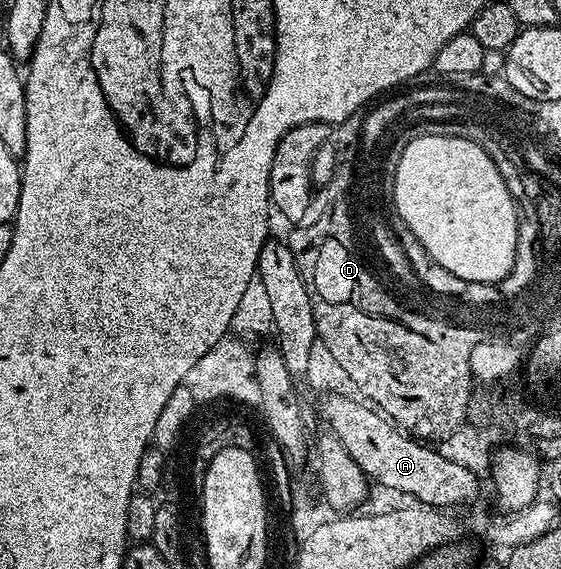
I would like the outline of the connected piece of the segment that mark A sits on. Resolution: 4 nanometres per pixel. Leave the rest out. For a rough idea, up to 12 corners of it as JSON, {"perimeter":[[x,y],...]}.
{"perimeter":[[326,395],[321,416],[374,485],[452,509],[479,476],[377,408]]}

